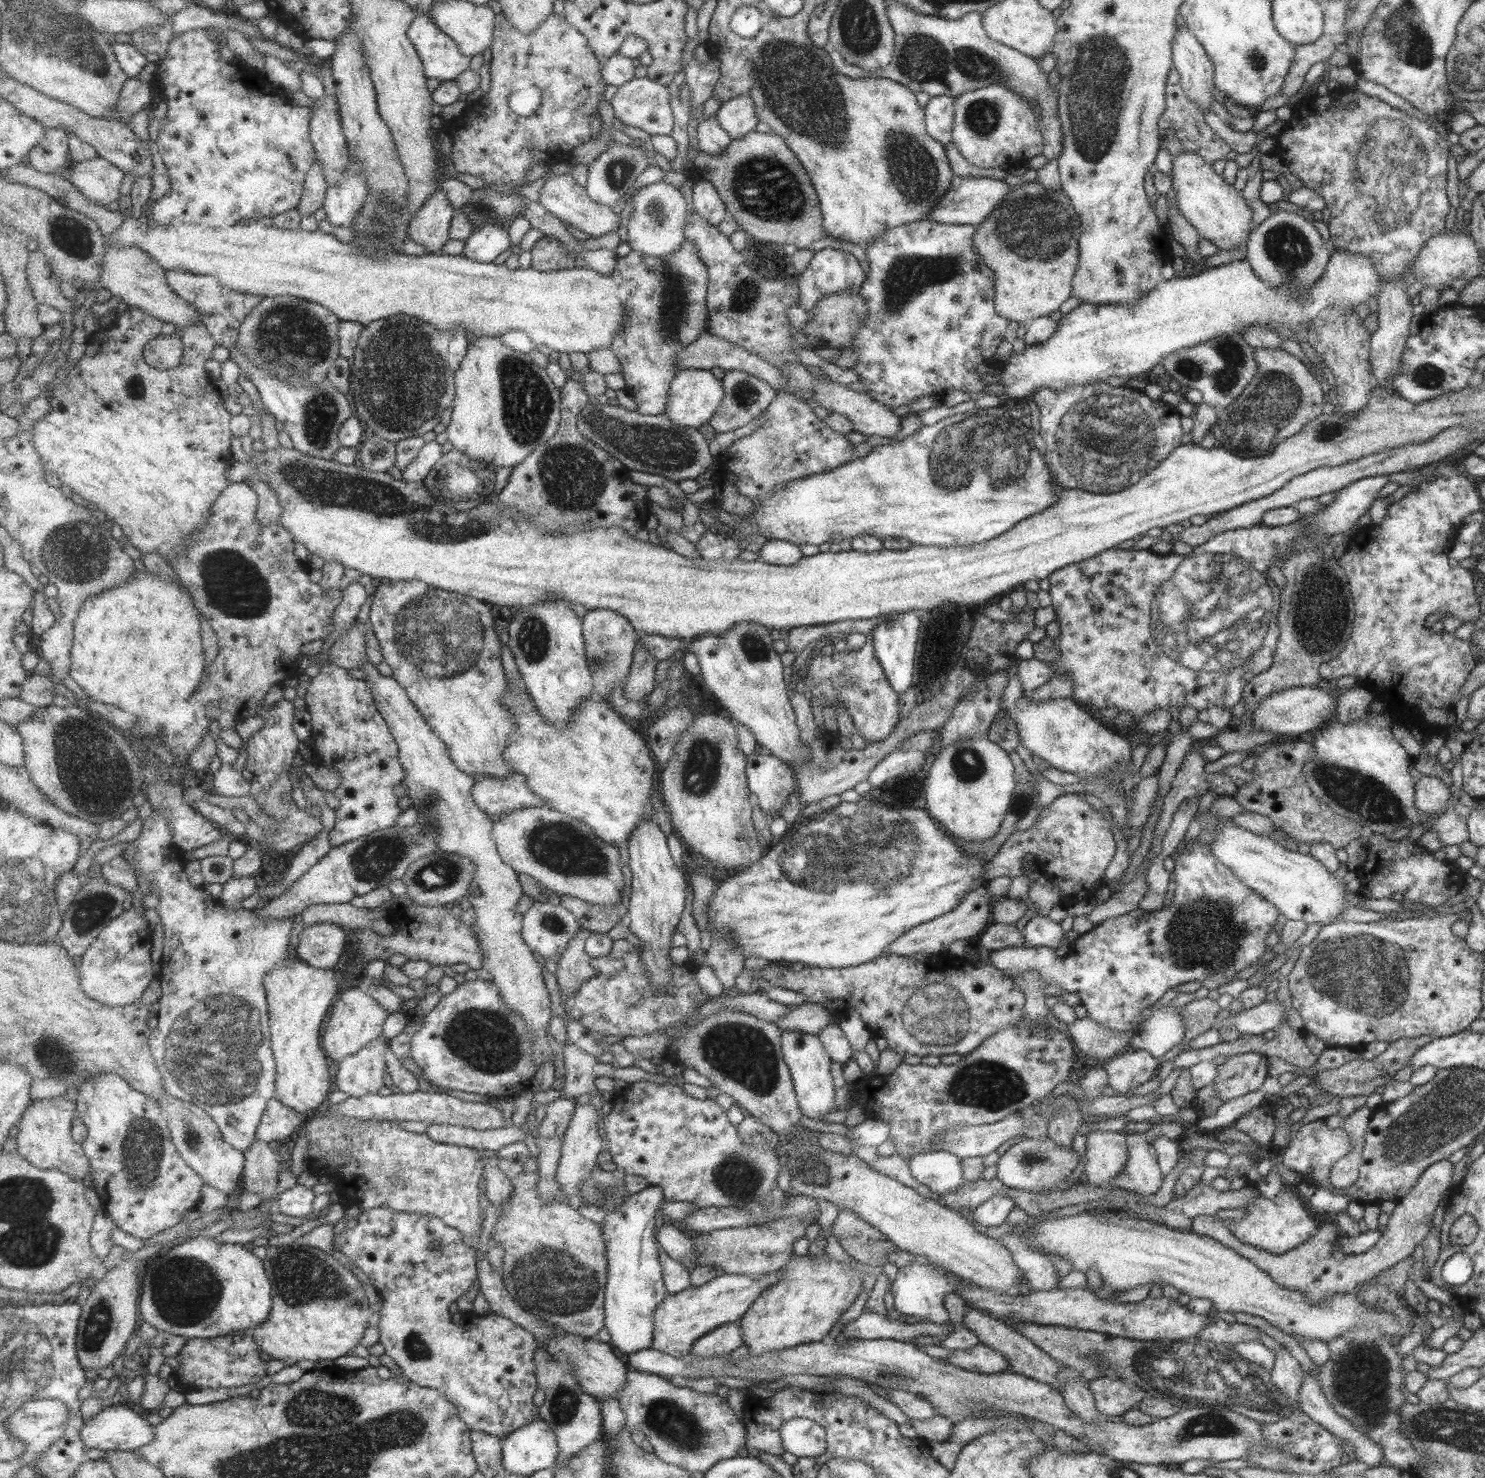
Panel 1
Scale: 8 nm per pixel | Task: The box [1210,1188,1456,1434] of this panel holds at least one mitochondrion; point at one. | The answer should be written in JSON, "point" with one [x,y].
{"point":[1362,1381]}

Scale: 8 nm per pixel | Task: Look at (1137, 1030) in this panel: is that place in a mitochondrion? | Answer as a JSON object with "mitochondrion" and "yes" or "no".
{"mitochondrion":"no"}

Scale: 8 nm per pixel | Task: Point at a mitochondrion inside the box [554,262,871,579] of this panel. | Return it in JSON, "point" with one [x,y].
{"point":[658,447]}

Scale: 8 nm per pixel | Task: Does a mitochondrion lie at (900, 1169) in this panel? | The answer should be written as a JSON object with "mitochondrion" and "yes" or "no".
{"mitochondrion":"no"}

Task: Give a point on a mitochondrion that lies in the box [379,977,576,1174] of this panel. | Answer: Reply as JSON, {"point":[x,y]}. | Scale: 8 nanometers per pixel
{"point":[487,1041]}

